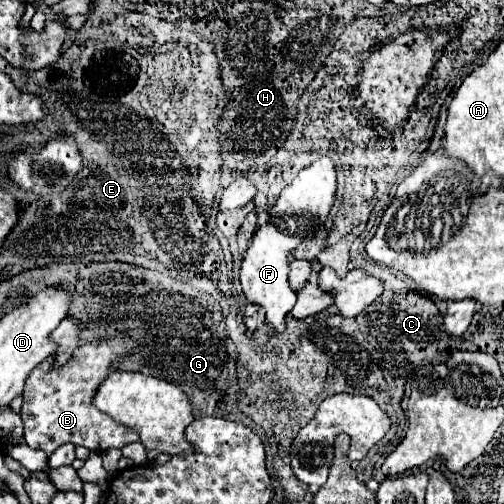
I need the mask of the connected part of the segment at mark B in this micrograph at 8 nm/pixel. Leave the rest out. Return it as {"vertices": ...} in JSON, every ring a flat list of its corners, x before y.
{"vertices":[[117,333,111,339,99,339,97,343,81,345,63,367,51,367,53,357,47,357,43,363,39,363,31,371,31,377,27,377,23,391,21,419,25,423,23,439,27,445,51,455,65,443,83,445,89,451,103,453,107,449,121,449,127,443,139,441,135,429,111,421,111,417,93,405,93,395,99,385,107,379,109,373,115,371,115,365,121,363,125,355,131,355,137,349,139,343,129,333]]}

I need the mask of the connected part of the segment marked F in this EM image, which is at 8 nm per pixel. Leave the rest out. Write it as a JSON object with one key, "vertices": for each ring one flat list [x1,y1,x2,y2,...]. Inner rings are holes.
{"vertices":[[319,157,281,191,277,203,269,209,269,221,263,223,251,239,247,255,241,265,241,287,247,301,265,309,269,325,275,333,285,329,285,315,293,309,297,293,289,285,289,263,295,259,293,251,309,235,313,235,329,219,329,211,337,191,337,169,329,157]]}

